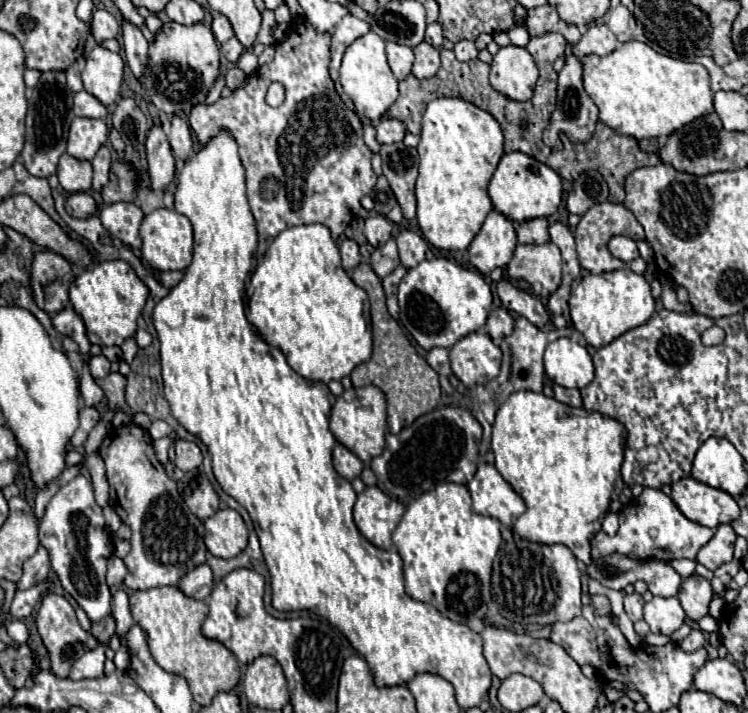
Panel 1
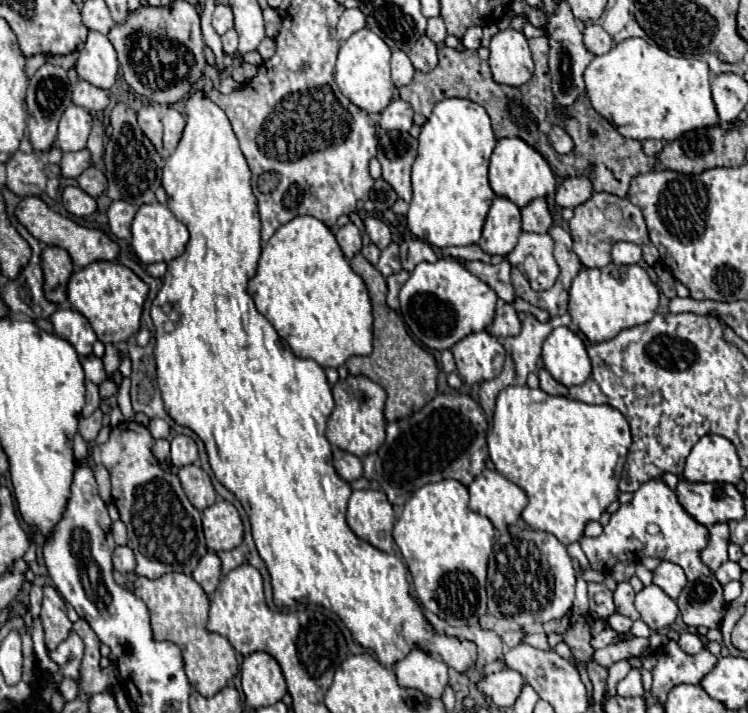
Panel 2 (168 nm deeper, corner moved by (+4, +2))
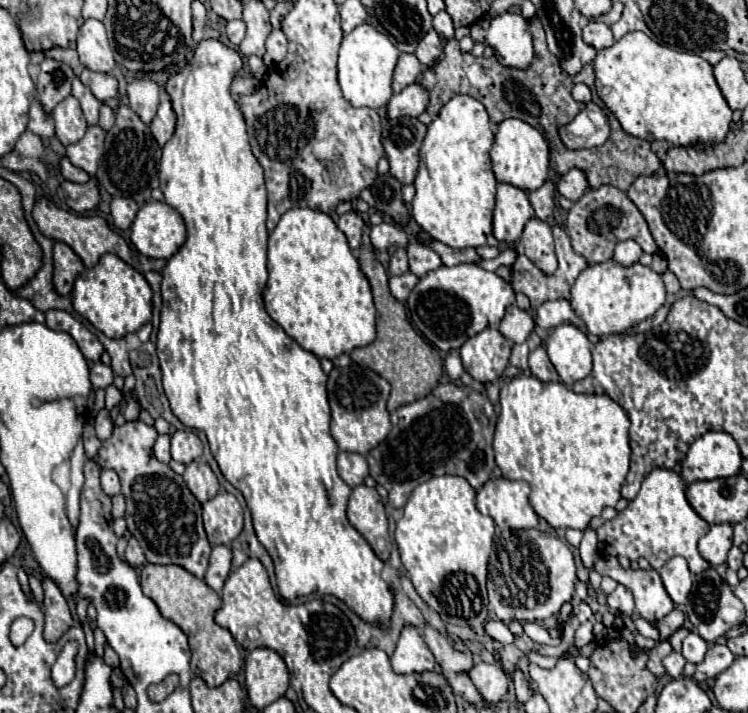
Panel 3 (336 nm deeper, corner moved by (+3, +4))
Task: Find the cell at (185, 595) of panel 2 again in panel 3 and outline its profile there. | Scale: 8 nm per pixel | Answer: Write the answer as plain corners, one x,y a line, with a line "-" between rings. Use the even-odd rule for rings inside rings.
146,563
140,571
140,585
144,595
148,595
160,609
160,613
180,625
180,629
188,635
192,661
190,667
194,675
202,677
210,687
222,685
226,679
236,675
242,667
242,657
238,651
238,643
230,635
228,629
220,627
214,621
214,613
222,607
220,595
210,589
202,579
194,577
180,565
154,565

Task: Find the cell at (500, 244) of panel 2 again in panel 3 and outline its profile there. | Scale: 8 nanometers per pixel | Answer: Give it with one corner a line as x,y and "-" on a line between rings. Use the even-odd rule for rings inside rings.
498,183
496,209
494,209
494,237
500,243
512,245
520,239
522,229
528,219
532,219
534,209
528,201
524,189
510,183

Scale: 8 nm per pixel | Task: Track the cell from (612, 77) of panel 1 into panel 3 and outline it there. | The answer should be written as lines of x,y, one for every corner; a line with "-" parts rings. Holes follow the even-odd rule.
626,33
612,47
600,49
594,59
596,91
604,105
616,115
622,129
638,139
664,139
678,147
696,143
720,143
726,139
732,123
732,109
728,107
714,75
712,65
696,53
678,53
652,41
646,33

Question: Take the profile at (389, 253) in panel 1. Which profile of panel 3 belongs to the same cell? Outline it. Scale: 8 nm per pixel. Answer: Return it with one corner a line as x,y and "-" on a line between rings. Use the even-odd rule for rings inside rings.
398,249
398,251
390,257
390,275
404,275
406,271
408,271
406,249

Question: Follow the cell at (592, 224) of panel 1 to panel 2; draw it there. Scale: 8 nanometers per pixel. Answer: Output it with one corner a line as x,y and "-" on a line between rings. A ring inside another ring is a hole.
593,193
589,201
575,207
575,215
569,221
573,251
585,267
605,267
611,262
610,253
613,243
630,241
642,248
643,260
654,266
659,260
659,252
649,238
641,211
629,201
611,193

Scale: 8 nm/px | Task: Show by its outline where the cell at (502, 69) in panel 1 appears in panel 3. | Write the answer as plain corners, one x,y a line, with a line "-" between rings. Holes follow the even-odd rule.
506,11
504,15
492,17
486,31
486,43
494,49
502,65
526,69
532,63
532,35
528,29
528,19
520,13

